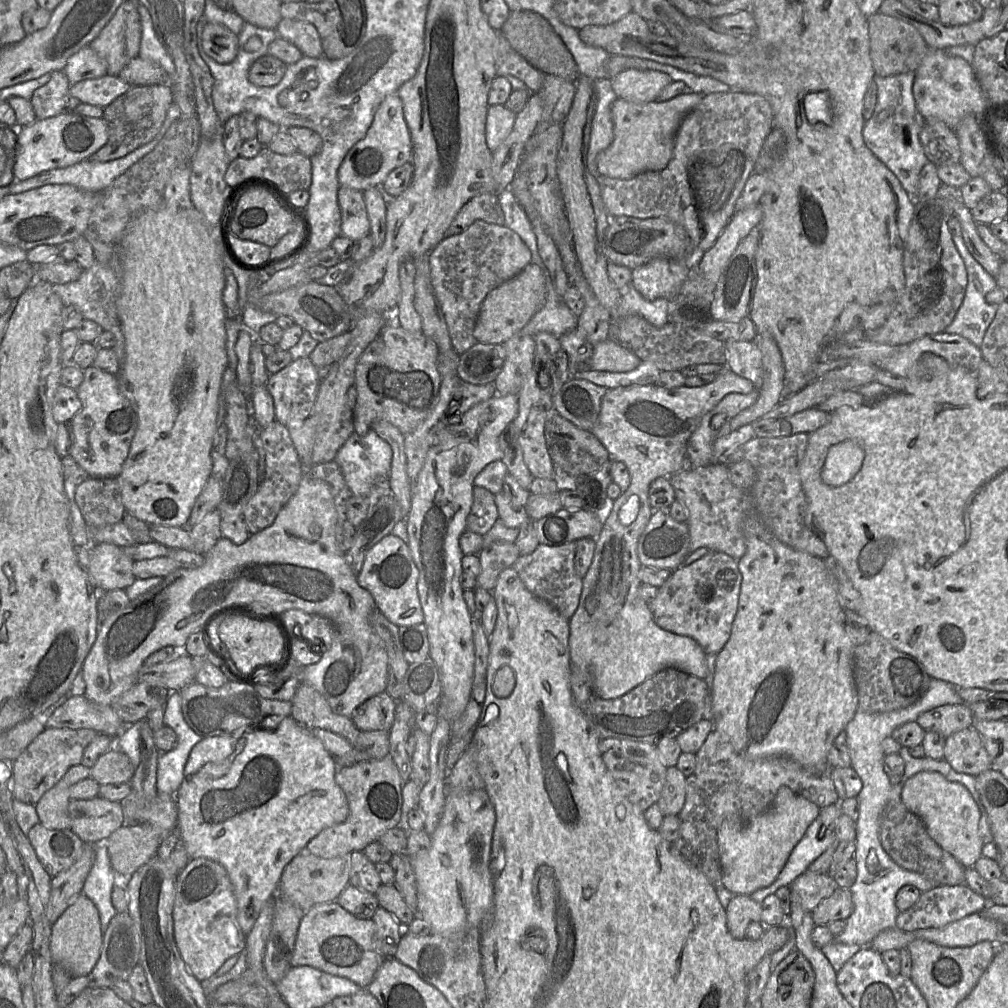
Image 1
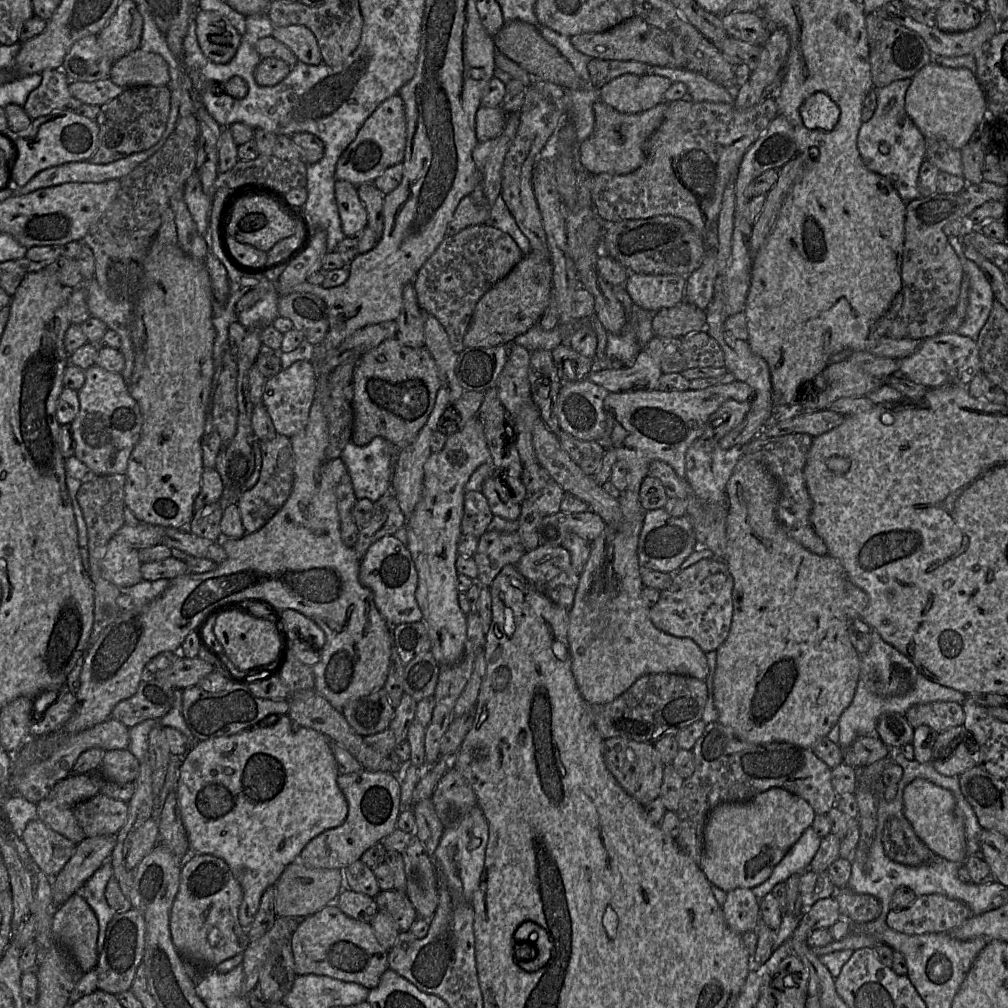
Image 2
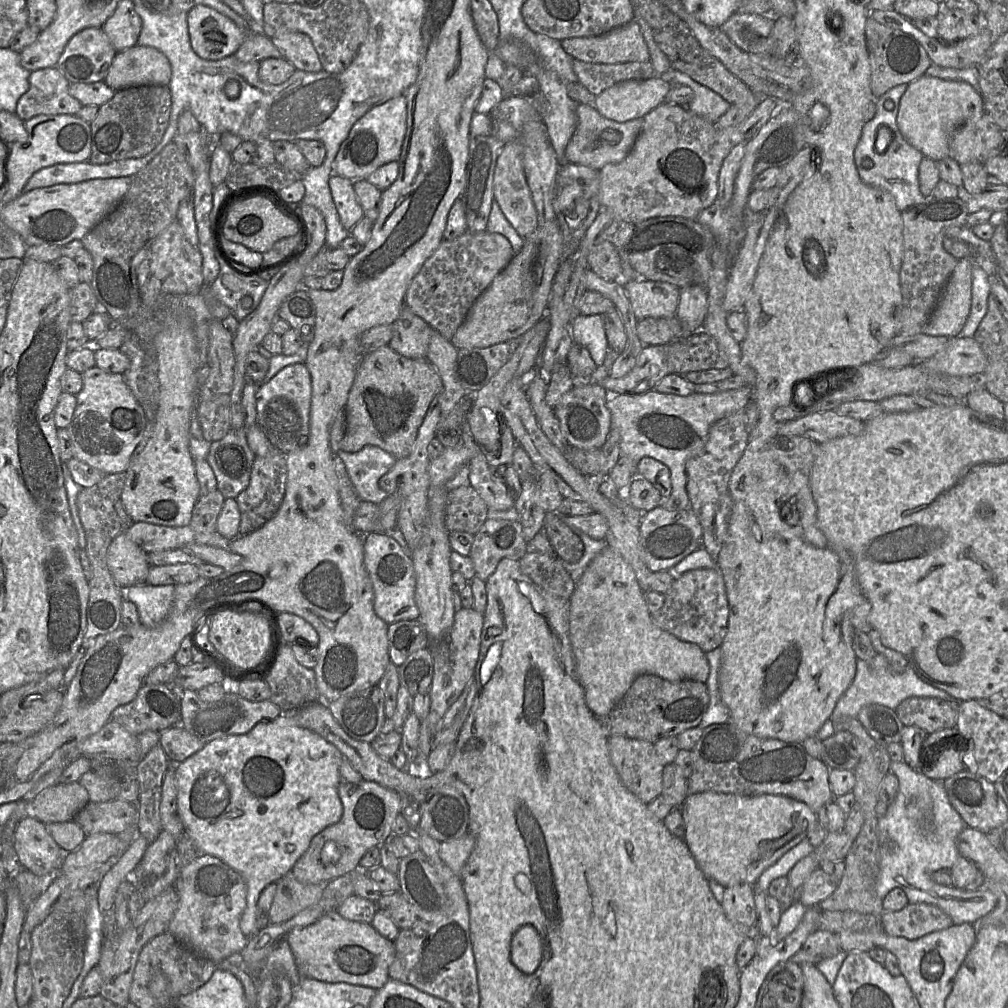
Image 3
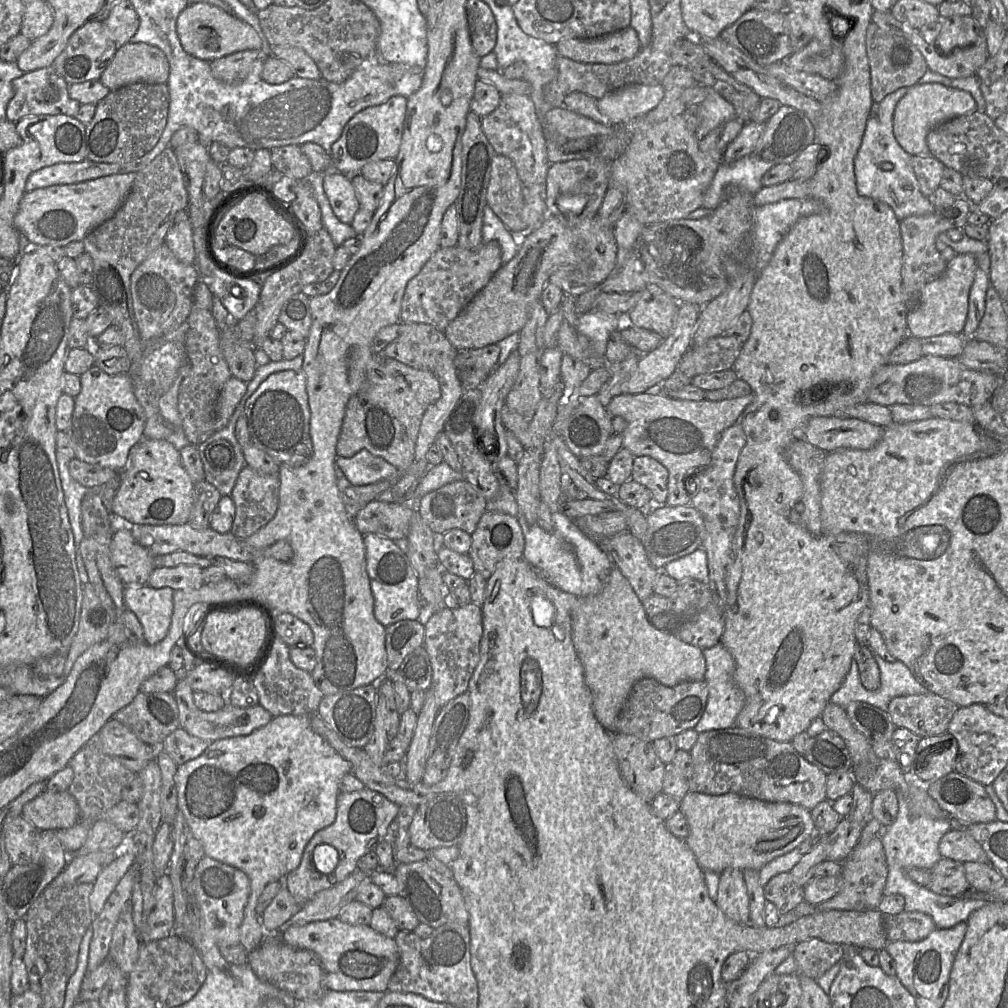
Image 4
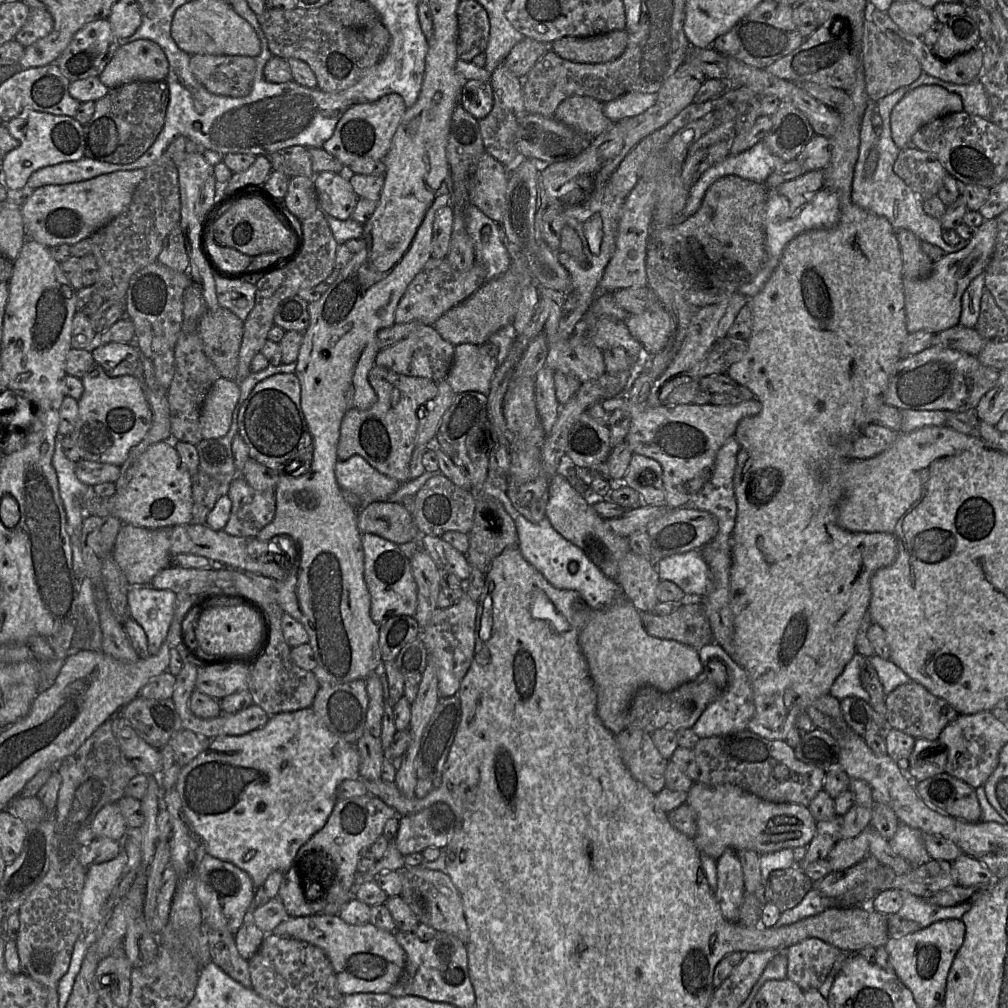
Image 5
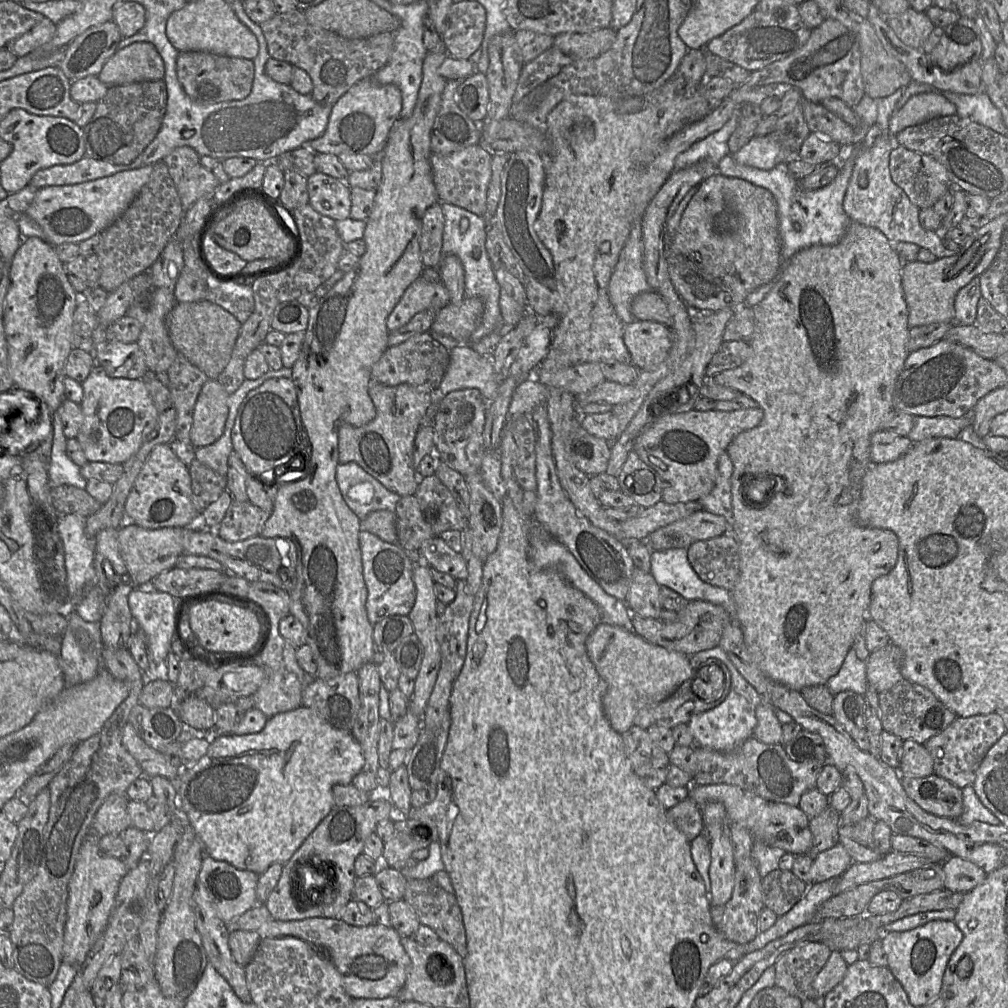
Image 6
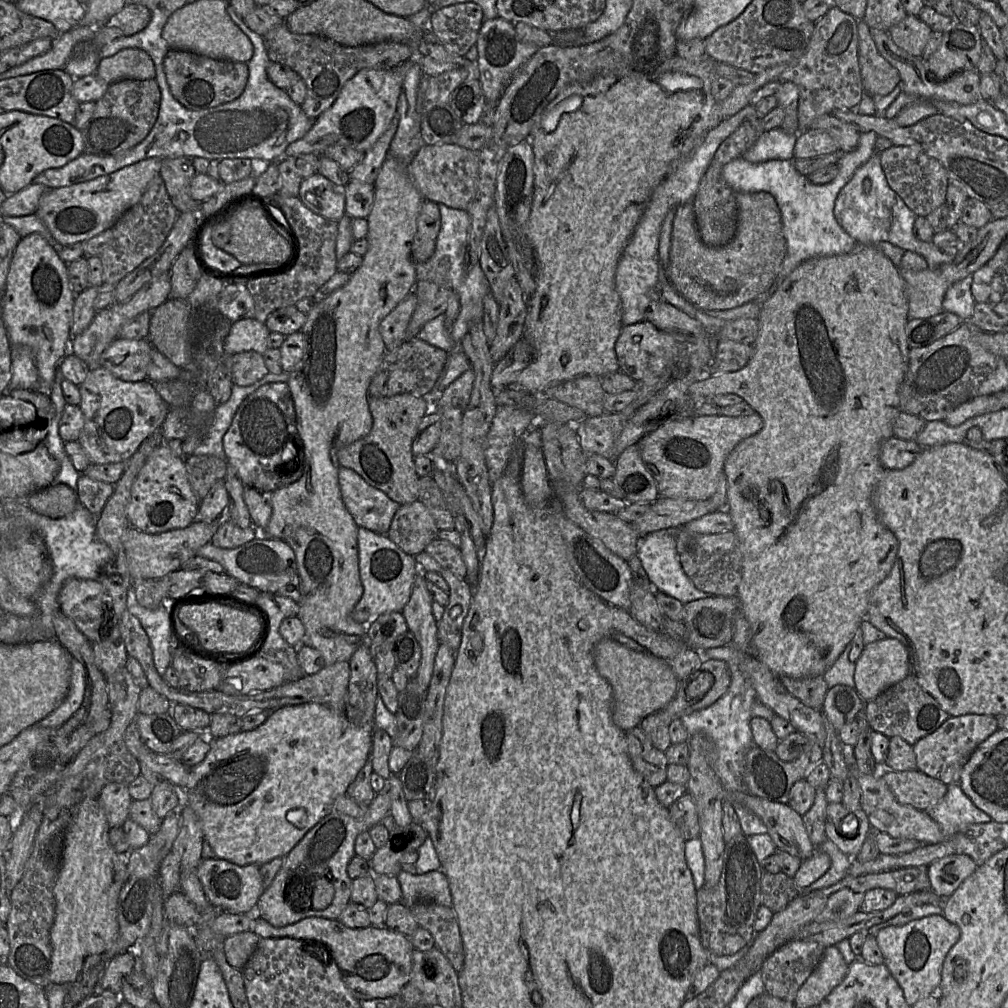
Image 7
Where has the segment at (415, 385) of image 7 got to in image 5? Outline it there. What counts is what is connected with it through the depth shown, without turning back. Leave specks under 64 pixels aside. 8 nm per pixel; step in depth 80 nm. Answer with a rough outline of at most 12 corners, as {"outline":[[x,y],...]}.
{"outline":[[433,325],[379,351],[375,365],[439,383],[455,346]]}

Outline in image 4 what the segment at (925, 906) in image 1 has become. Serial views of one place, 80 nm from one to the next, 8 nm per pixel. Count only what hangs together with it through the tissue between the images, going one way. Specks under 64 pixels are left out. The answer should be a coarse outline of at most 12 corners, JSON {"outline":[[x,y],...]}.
{"outline":[[917,911],[885,915],[888,941],[921,941],[937,928]]}

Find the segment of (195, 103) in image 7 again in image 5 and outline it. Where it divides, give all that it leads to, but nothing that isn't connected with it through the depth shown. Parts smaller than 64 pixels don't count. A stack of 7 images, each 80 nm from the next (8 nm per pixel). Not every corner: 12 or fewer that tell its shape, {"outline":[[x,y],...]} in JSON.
{"outline":[[191,55],[189,67],[212,94],[240,98],[253,85],[256,60]]}

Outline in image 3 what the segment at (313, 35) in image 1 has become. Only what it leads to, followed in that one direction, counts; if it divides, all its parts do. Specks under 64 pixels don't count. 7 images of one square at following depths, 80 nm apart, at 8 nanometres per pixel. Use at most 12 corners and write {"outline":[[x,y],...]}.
{"outline":[[309,36],[272,38],[282,57],[297,70],[323,70]]}

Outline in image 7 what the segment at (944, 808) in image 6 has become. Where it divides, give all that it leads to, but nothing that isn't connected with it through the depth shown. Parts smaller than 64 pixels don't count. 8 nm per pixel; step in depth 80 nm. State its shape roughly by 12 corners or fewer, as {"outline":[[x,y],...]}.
{"outline":[[919,770],[881,775],[899,803],[936,806],[948,785]]}

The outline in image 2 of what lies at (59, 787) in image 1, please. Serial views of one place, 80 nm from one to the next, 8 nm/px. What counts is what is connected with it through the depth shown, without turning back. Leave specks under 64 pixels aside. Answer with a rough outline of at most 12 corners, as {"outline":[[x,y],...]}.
{"outline":[[49,797],[37,818],[75,844],[86,837],[73,808]]}

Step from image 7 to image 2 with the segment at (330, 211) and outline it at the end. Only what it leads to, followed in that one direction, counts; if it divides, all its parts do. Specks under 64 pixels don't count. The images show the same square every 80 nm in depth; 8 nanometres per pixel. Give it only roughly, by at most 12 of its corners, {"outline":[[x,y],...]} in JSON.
{"outline":[[336,180],[342,231],[356,237],[368,225],[357,186]]}

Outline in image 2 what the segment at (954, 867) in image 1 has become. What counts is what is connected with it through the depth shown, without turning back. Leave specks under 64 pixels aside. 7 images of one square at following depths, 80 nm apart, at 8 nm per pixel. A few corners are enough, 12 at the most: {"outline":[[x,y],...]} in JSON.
{"outline":[[904,814],[887,819],[882,843],[906,866],[940,857],[917,836]]}

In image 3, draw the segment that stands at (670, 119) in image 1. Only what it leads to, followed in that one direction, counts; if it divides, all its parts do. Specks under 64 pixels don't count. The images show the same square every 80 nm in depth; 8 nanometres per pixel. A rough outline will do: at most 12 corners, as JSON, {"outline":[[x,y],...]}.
{"outline":[[579,104],[564,158],[601,170],[630,153],[643,118]]}

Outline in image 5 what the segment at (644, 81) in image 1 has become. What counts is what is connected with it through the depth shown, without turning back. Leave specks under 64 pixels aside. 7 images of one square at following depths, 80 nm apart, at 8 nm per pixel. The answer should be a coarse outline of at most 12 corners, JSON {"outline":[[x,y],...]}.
{"outline":[[630,92],[603,103],[617,123],[644,113],[657,93]]}

